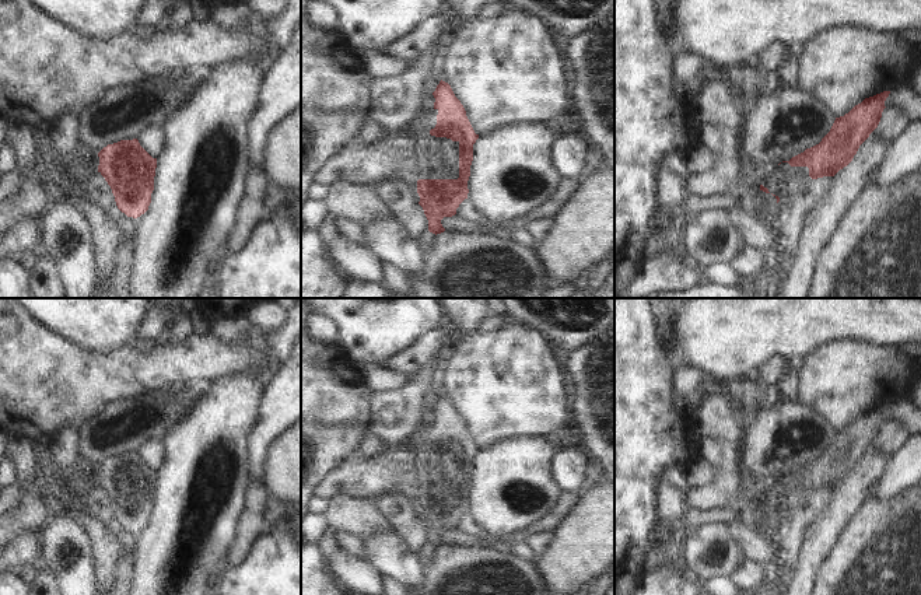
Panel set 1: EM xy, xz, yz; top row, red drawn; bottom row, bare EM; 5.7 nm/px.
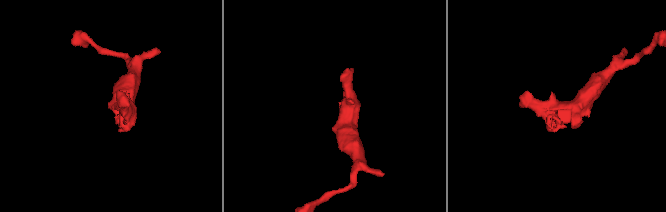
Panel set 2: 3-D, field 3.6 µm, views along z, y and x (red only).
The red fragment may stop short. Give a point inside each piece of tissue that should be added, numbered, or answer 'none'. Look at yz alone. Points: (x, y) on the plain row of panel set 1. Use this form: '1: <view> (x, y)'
none

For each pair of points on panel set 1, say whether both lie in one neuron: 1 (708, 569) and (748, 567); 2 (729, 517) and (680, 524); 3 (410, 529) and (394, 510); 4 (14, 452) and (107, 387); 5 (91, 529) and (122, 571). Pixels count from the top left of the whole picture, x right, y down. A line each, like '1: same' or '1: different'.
1: different
2: same
3: same
4: different
5: different

